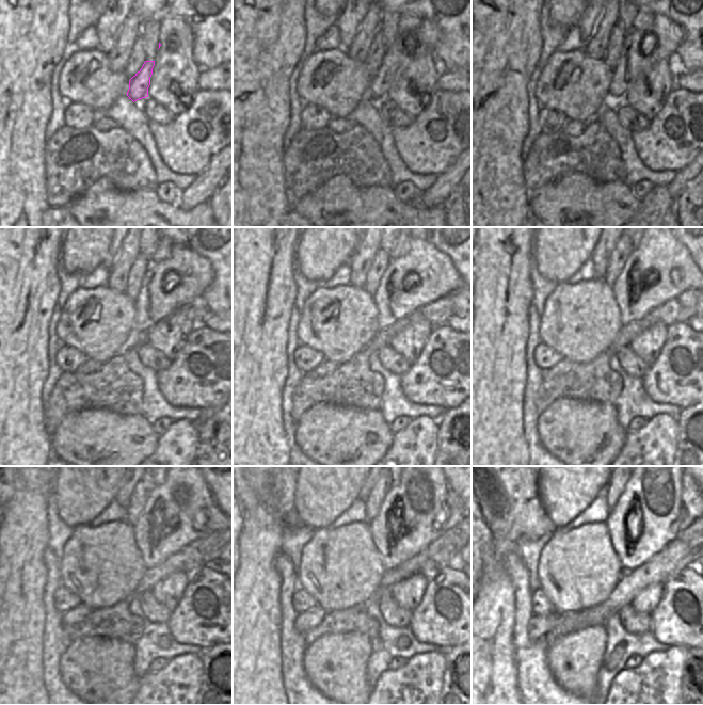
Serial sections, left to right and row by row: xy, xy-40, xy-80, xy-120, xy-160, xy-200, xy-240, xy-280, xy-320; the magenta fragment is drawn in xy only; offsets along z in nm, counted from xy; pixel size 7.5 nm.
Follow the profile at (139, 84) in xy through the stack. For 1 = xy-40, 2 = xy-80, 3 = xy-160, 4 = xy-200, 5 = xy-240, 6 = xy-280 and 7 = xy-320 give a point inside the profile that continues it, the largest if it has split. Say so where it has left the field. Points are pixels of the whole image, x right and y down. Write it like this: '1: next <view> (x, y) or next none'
1: next xy-40 (395, 61)
2: next xy-80 (633, 64)
3: next xy-160 (437, 276)
4: next xy-200 (660, 252)
5: next xy-240 (185, 492)
6: next xy-280 (421, 492)
7: next xy-320 (656, 487)

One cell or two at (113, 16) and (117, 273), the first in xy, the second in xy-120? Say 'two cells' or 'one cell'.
two cells

